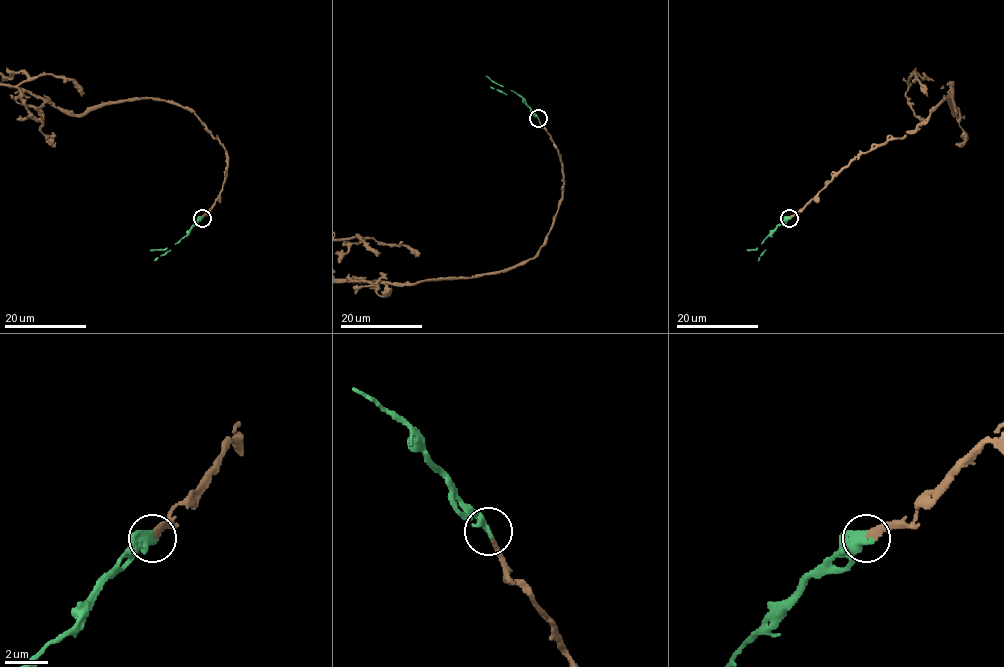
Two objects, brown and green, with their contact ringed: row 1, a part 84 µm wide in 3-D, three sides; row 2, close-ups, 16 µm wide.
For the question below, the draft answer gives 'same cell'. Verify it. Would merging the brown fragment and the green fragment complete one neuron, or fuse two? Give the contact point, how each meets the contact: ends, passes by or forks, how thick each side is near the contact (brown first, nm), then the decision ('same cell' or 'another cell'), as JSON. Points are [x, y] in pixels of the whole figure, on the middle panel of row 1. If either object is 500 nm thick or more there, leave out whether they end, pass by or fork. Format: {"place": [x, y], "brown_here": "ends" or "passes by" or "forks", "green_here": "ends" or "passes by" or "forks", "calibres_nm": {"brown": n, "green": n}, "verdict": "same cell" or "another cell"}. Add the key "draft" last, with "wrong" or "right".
{"place": [538, 118], "brown_here": "ends", "green_here": "ends", "calibres_nm": {"brown": 240, "green": 440}, "verdict": "same cell", "draft": "right"}

